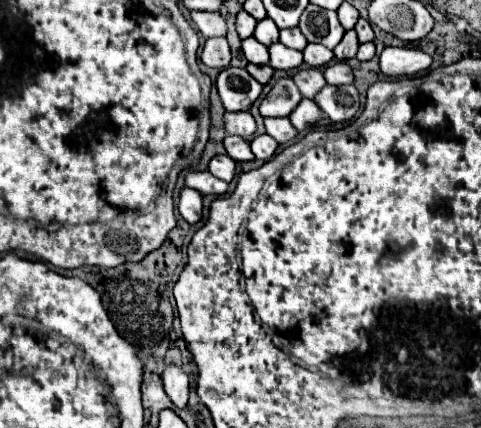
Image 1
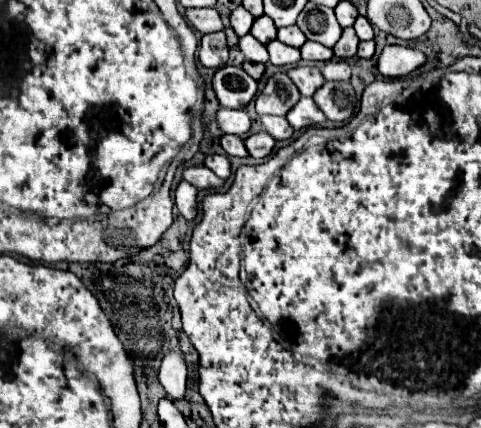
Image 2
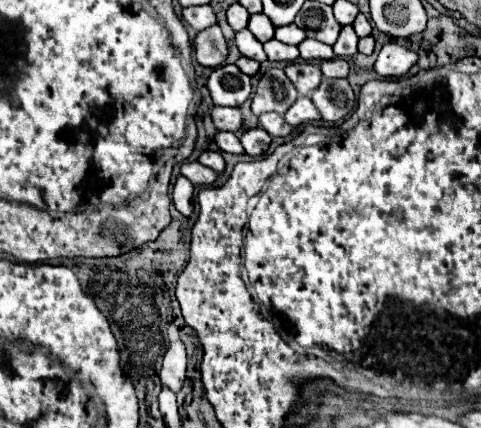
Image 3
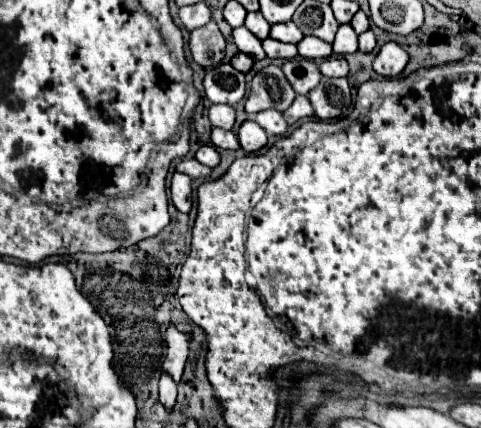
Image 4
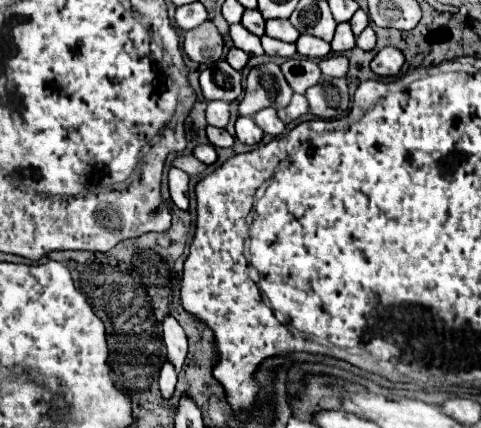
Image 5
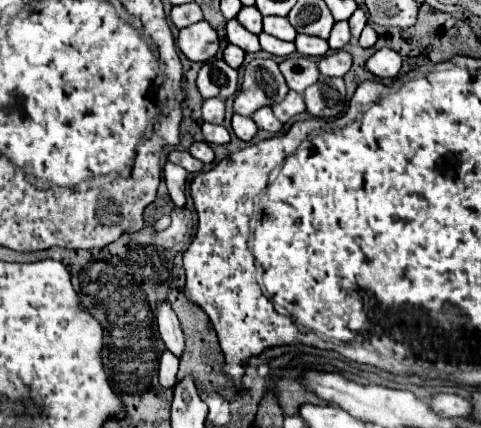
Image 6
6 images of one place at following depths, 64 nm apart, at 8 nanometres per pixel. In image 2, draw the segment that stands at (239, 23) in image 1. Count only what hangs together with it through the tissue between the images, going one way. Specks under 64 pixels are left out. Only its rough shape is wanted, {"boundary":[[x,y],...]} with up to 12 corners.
{"boundary":[[244,8],[232,12],[234,32],[238,36],[250,32],[254,16]]}

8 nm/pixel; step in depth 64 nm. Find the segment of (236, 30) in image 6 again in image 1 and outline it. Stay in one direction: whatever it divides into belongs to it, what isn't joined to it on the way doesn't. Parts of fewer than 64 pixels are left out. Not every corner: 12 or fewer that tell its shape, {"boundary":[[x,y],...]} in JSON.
{"boundary":[[256,38],[242,40],[248,62],[268,64],[268,48]]}

